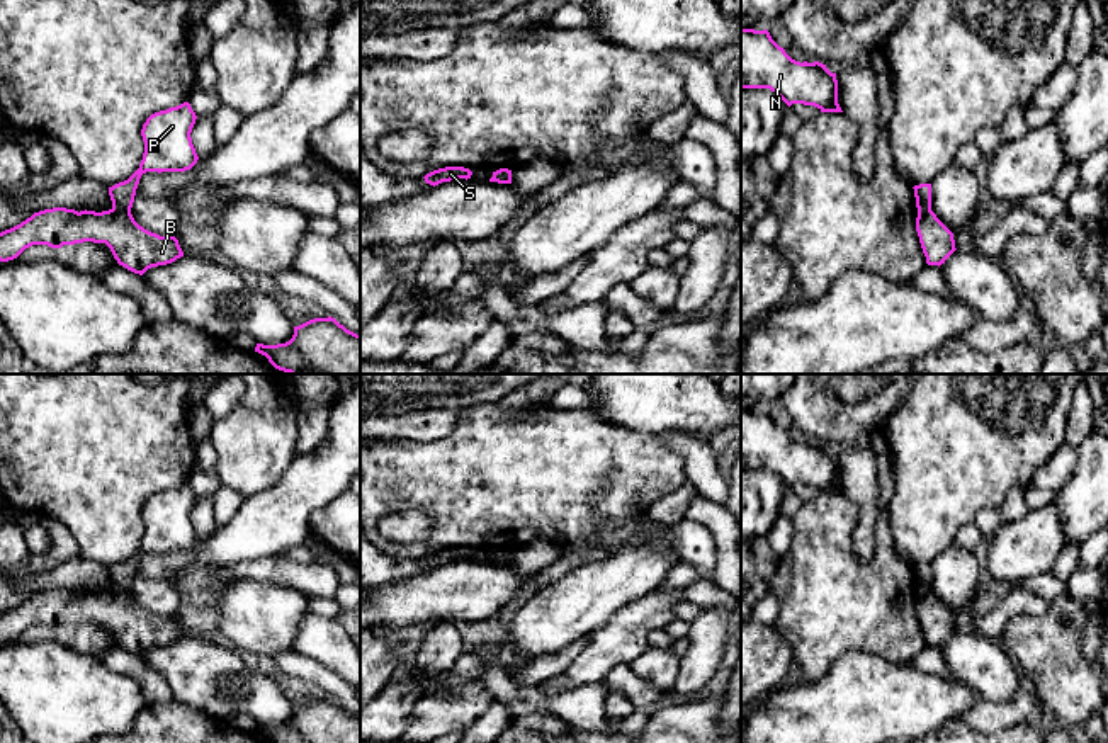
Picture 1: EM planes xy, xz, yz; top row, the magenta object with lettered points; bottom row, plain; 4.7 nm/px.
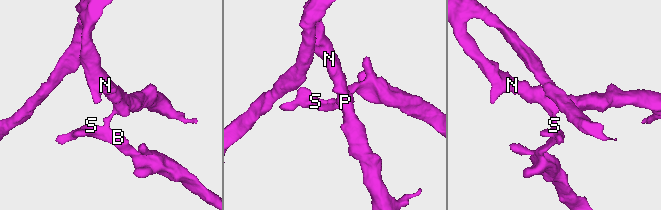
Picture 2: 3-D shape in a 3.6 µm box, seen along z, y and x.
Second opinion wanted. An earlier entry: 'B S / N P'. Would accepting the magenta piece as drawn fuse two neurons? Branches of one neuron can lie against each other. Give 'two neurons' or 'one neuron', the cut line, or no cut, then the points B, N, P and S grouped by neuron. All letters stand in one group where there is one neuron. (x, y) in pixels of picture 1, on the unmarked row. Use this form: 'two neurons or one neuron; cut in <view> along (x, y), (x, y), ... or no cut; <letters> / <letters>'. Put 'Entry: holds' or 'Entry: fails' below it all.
two neurons; cut in xy along (113, 589), (130, 592); B S / N P
Entry: holds

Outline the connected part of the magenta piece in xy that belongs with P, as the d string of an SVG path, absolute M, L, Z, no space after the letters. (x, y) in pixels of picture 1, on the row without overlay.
M189 483L146 500L141 510L144 534L139 549L127 561L109 568L114 592L131 592L143 554L185 553L197 544L199 537L190 519L195 500Z

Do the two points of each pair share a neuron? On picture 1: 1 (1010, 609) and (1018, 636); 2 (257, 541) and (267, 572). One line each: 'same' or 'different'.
1: different
2: different

